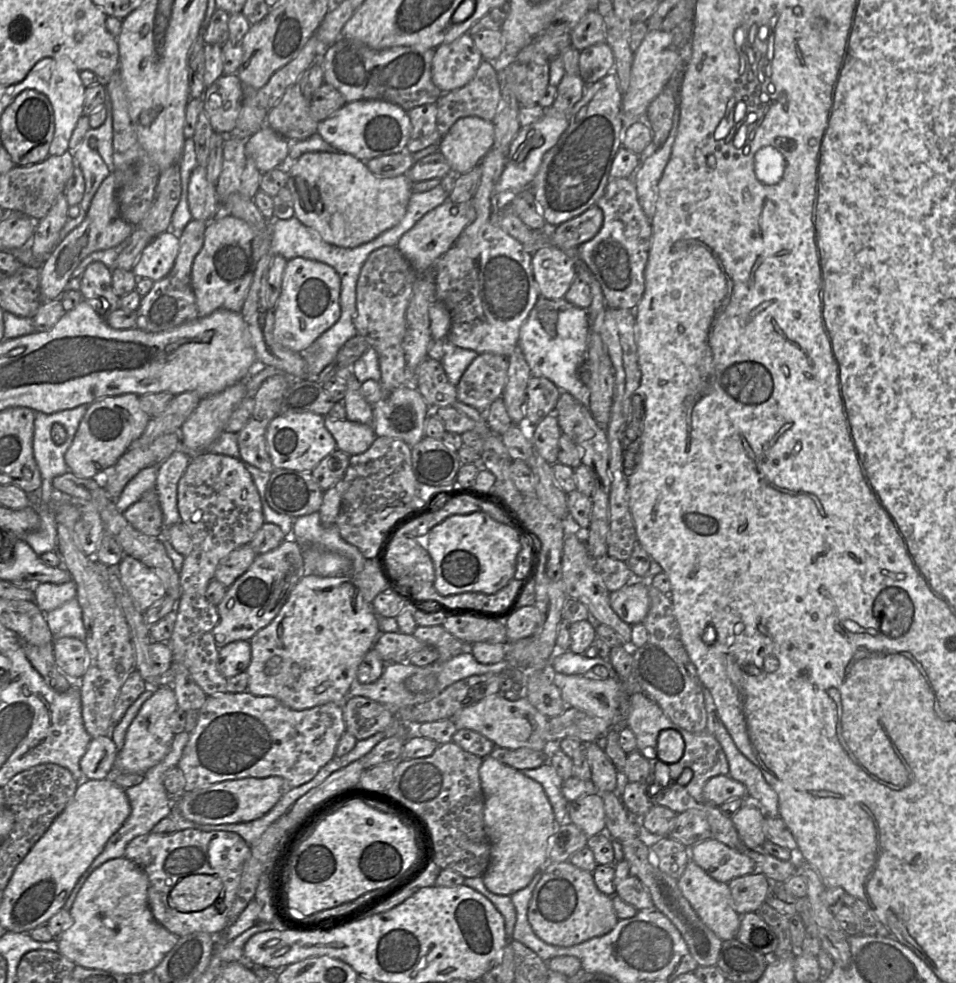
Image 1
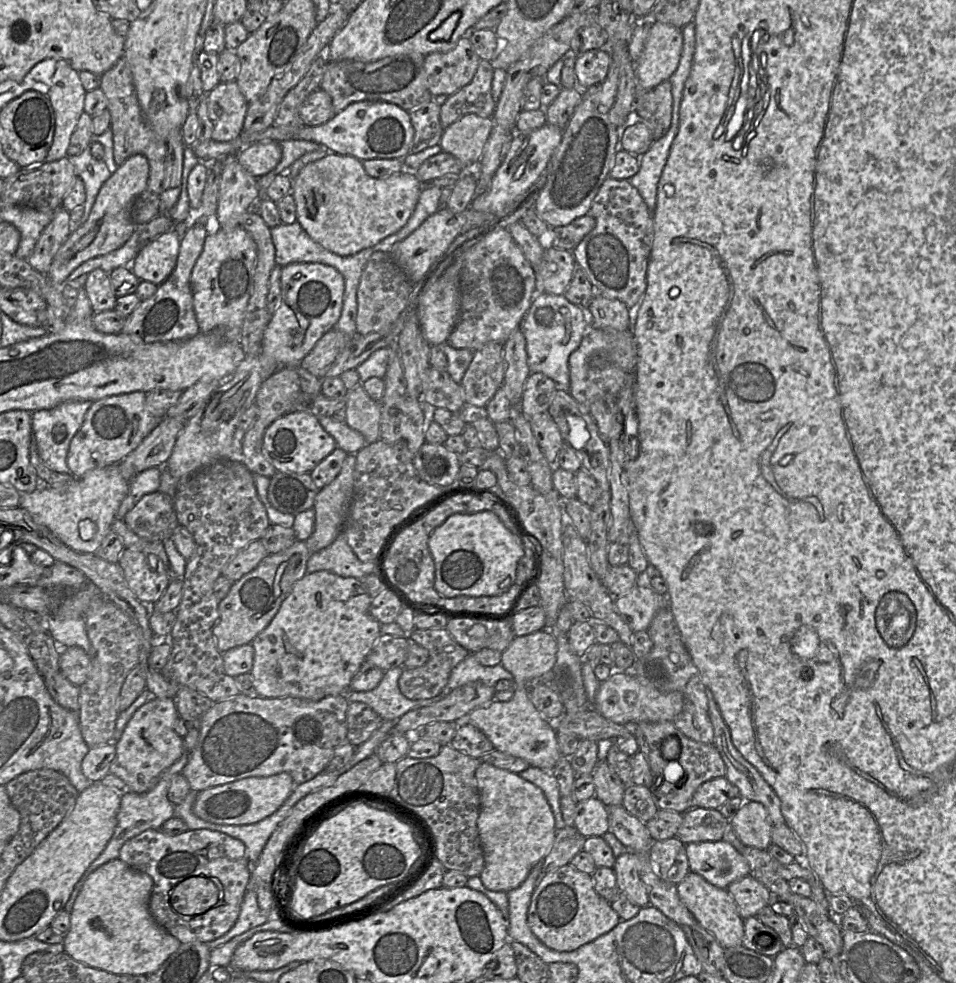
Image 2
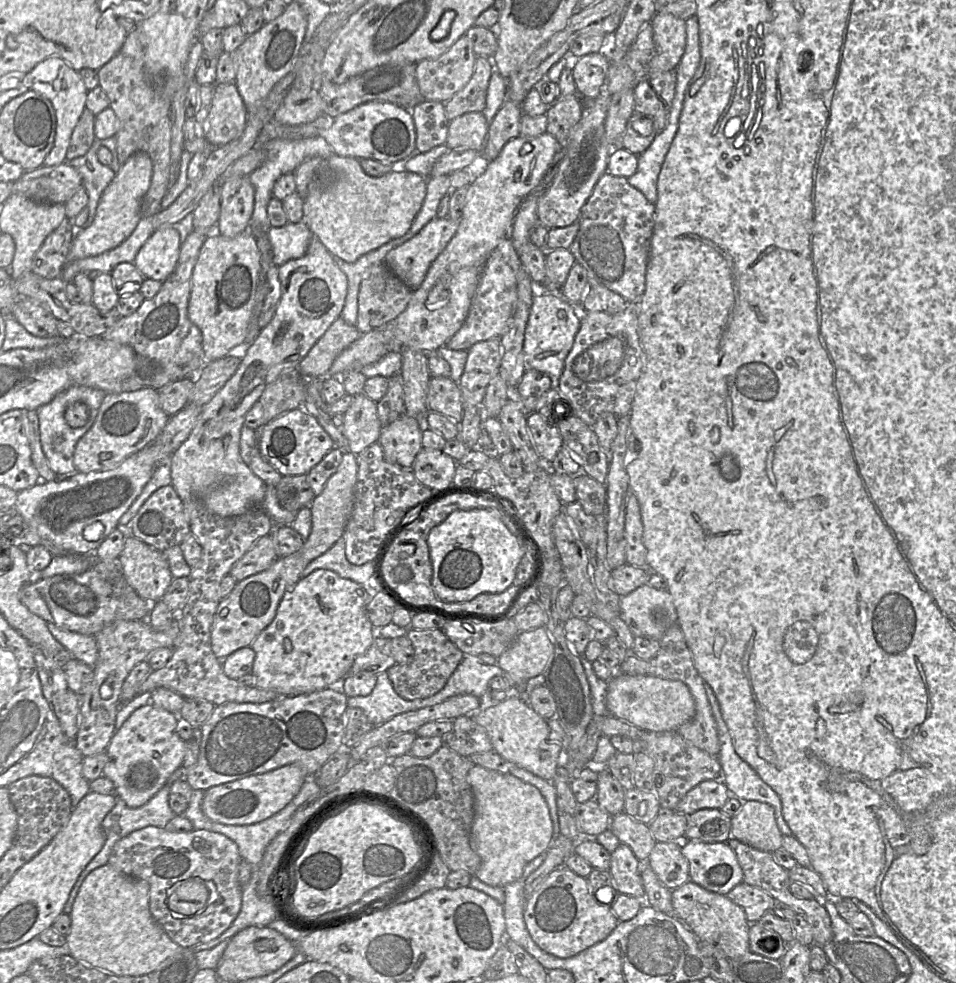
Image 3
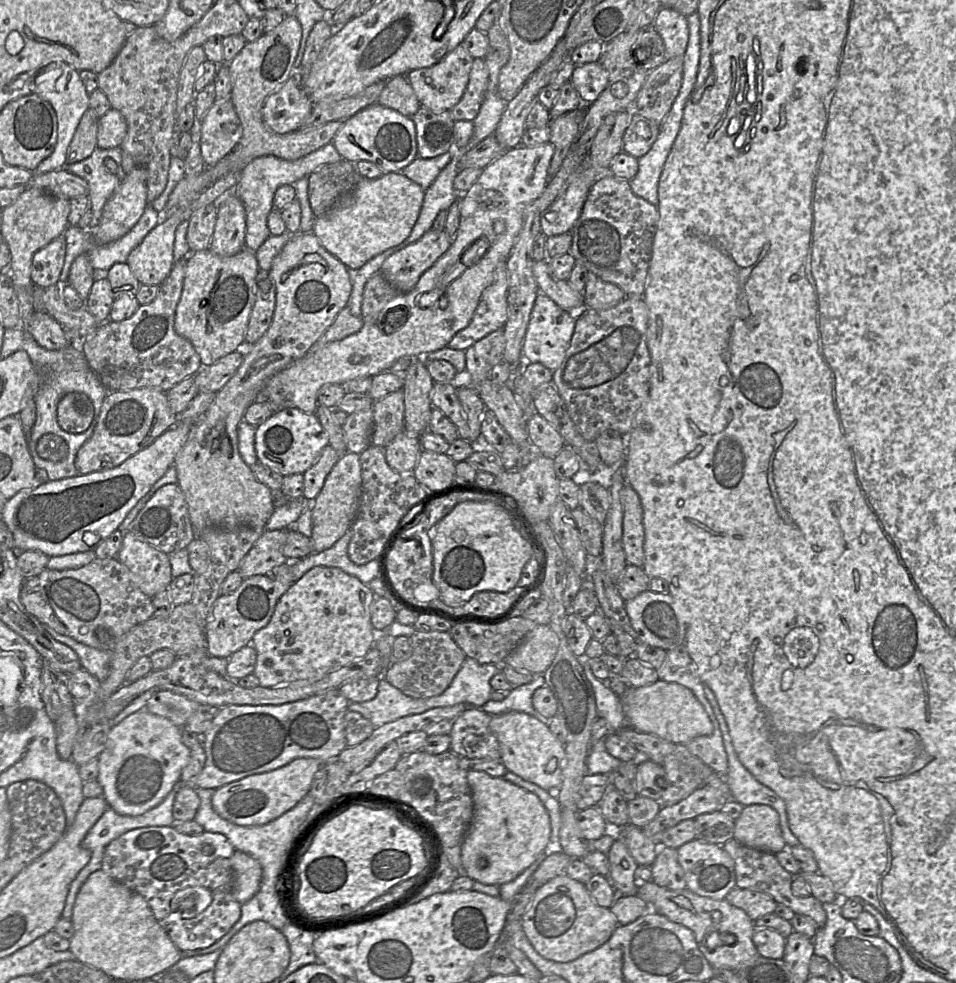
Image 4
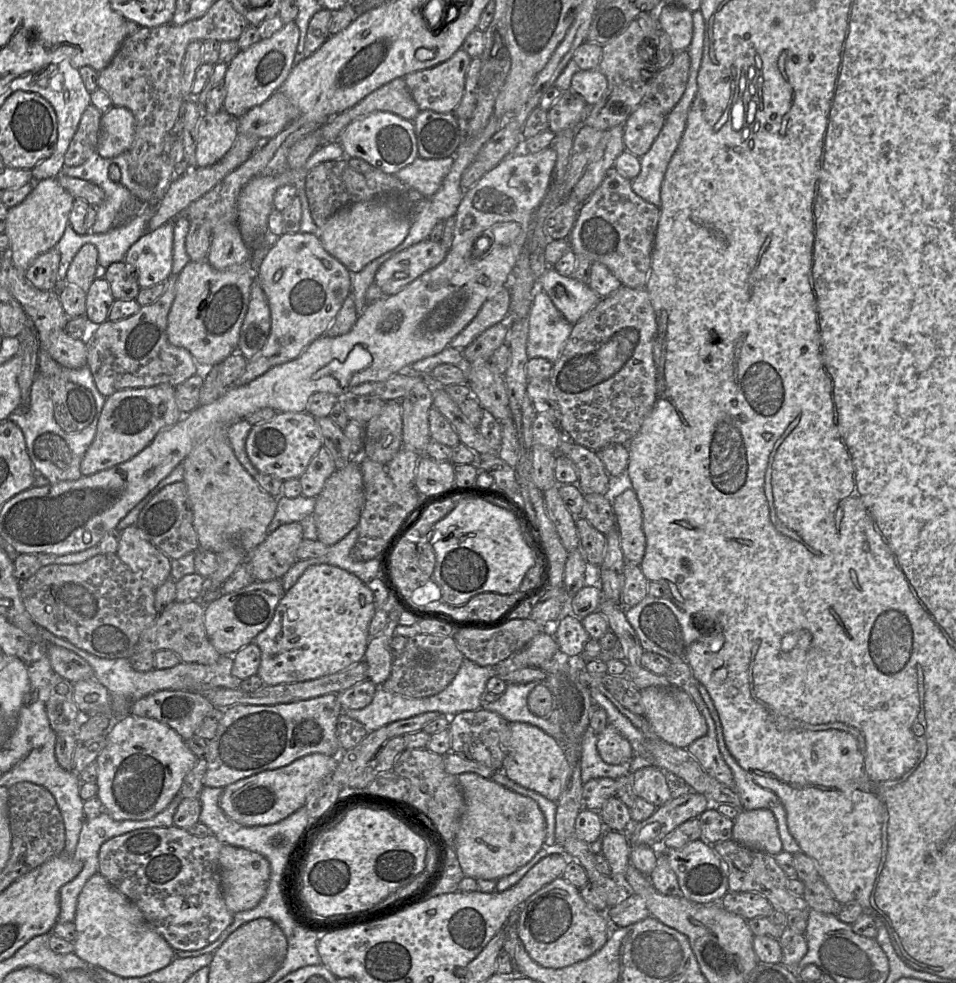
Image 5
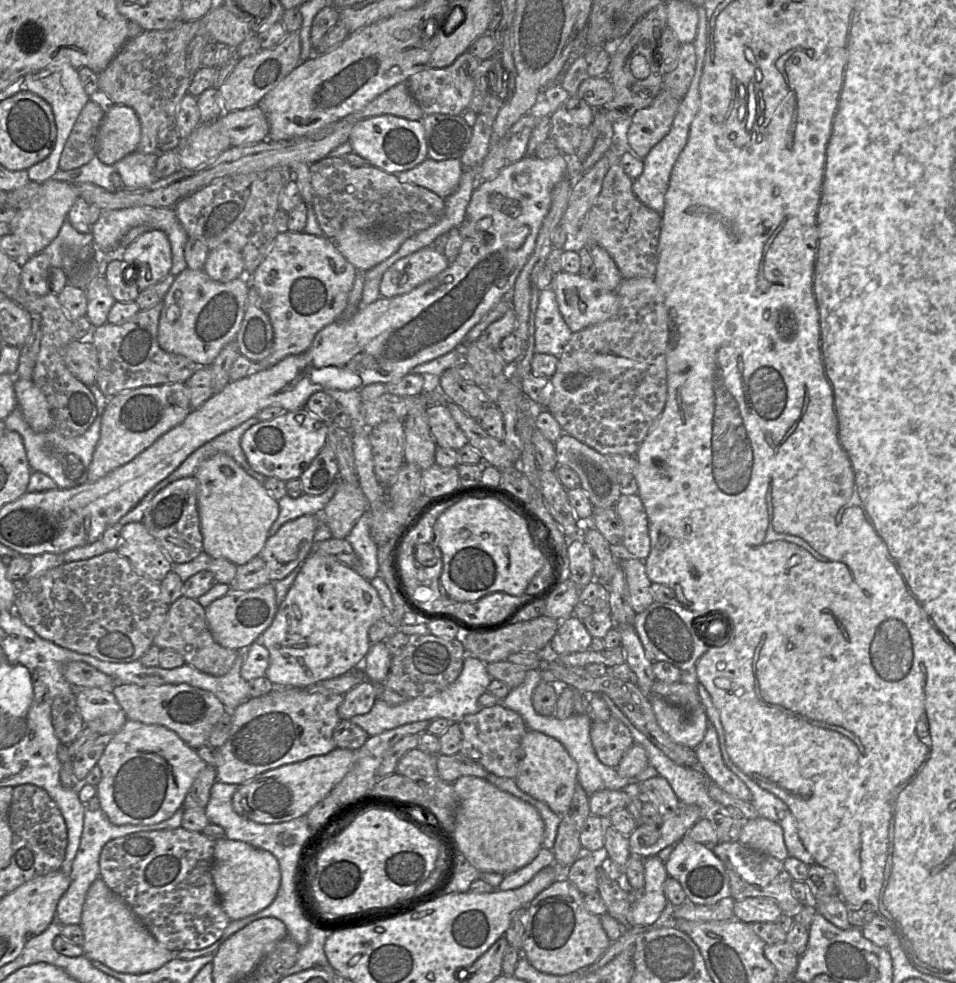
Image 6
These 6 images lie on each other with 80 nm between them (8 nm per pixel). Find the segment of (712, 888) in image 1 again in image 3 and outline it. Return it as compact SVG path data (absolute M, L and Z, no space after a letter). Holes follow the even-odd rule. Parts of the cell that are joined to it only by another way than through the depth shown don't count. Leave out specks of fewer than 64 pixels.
M689 880L672 891L672 904L675 917L695 934L698 941L707 942L720 949L729 960L750 952L750 922L747 920L742 907L730 900L726 895L706 890Z

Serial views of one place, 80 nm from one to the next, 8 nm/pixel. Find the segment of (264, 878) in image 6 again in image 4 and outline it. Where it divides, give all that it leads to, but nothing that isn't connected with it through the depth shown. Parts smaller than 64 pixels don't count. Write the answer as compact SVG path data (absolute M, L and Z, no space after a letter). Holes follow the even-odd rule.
M236 850L231 857L233 872L233 896L241 905L249 901L259 890L262 867L251 855Z

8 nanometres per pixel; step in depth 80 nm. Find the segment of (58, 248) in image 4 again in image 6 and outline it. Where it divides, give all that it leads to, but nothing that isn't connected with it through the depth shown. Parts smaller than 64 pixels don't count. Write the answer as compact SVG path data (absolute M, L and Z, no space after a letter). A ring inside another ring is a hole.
M41 252L22 263L22 285L28 293L45 295L50 290L51 263Z

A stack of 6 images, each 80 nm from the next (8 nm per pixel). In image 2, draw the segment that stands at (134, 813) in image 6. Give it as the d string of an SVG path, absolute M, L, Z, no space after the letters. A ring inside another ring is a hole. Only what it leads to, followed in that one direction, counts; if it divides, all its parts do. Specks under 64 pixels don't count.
M153 697L133 714L122 736L114 743L116 757L109 769L110 774L125 782L128 791L138 794L147 792L161 774L181 758L184 741L174 731L177 718L178 712L173 698Z

